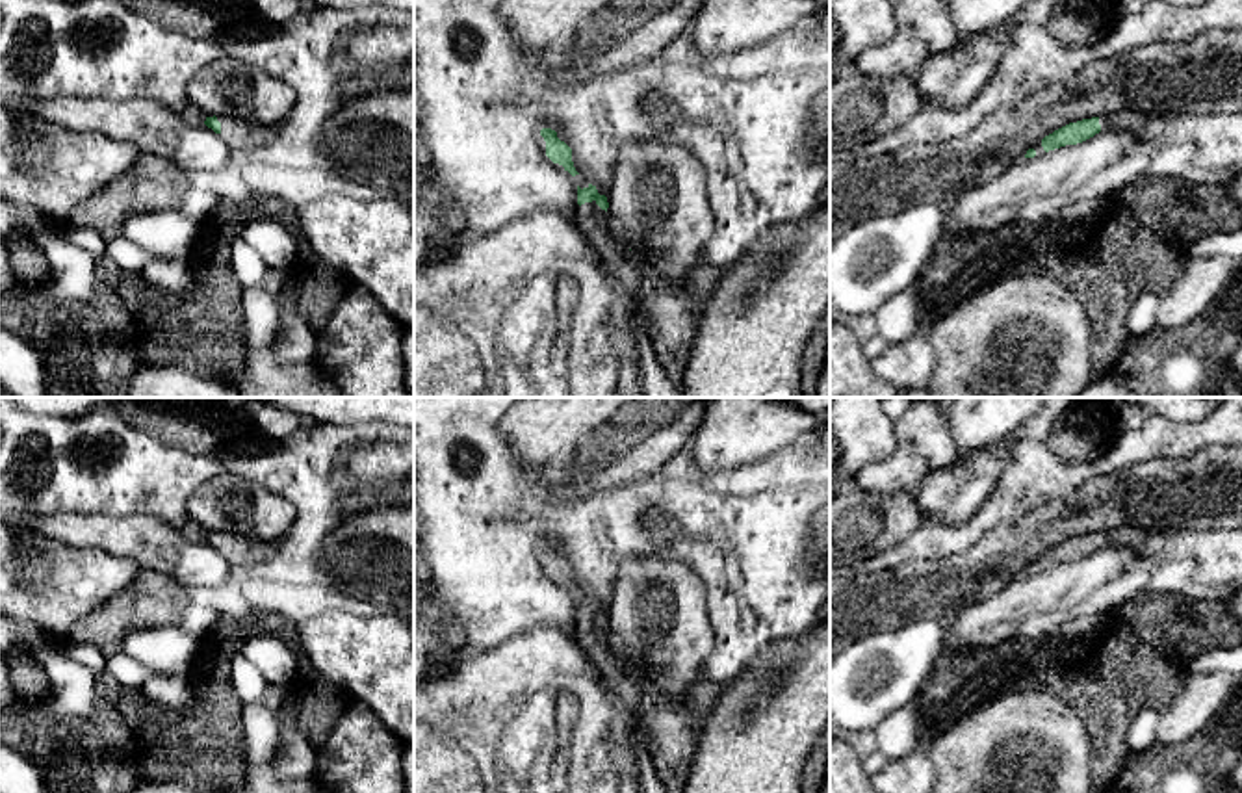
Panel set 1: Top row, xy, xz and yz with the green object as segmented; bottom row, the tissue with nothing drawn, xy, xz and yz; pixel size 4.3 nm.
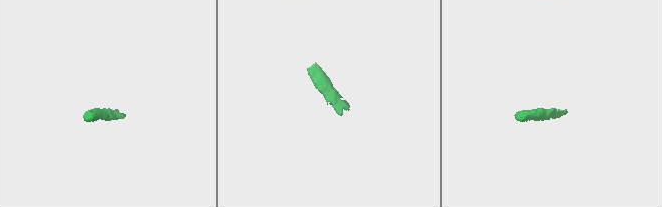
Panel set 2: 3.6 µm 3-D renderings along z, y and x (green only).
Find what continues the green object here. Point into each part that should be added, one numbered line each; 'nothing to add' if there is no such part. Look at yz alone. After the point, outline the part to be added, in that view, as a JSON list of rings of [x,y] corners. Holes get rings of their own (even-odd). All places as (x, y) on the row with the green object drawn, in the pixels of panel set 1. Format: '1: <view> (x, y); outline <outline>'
1: yz (1109, 123); outline [[[1099,115],[1101,134],[1114,132],[1118,128],[1118,117]]]

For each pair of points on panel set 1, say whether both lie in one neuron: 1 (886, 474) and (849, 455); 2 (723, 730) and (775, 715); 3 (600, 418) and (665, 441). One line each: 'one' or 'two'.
1: two
2: one
3: one

